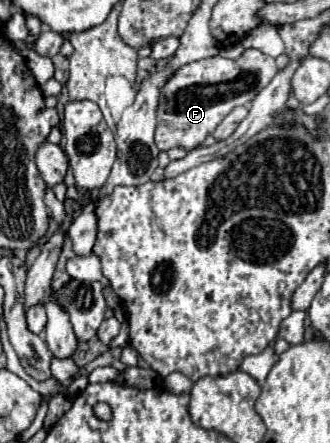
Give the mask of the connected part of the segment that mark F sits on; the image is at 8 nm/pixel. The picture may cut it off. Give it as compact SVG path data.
M245 49L237 59L209 57L179 67L161 87L155 145L161 151L169 151L173 147L199 147L233 107L251 103L251 99L275 77L275 73L275 59L261 53L259 49Z

